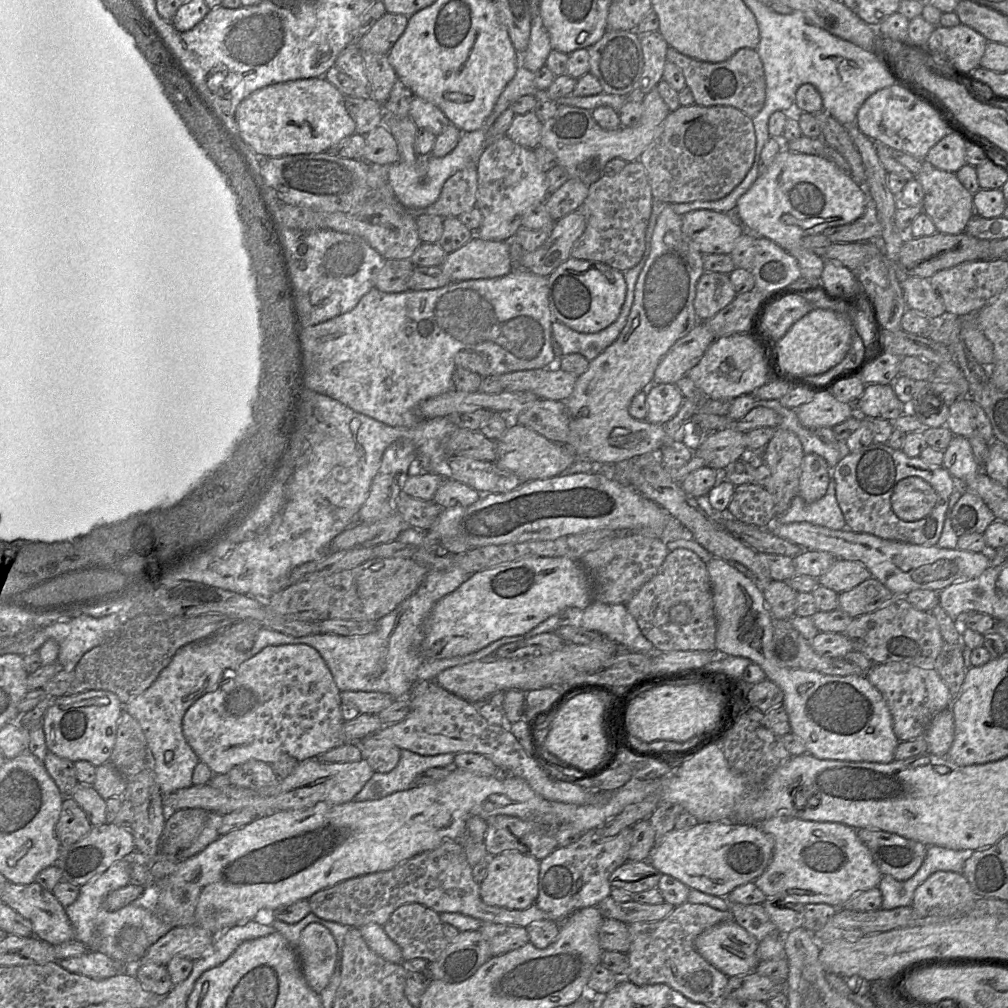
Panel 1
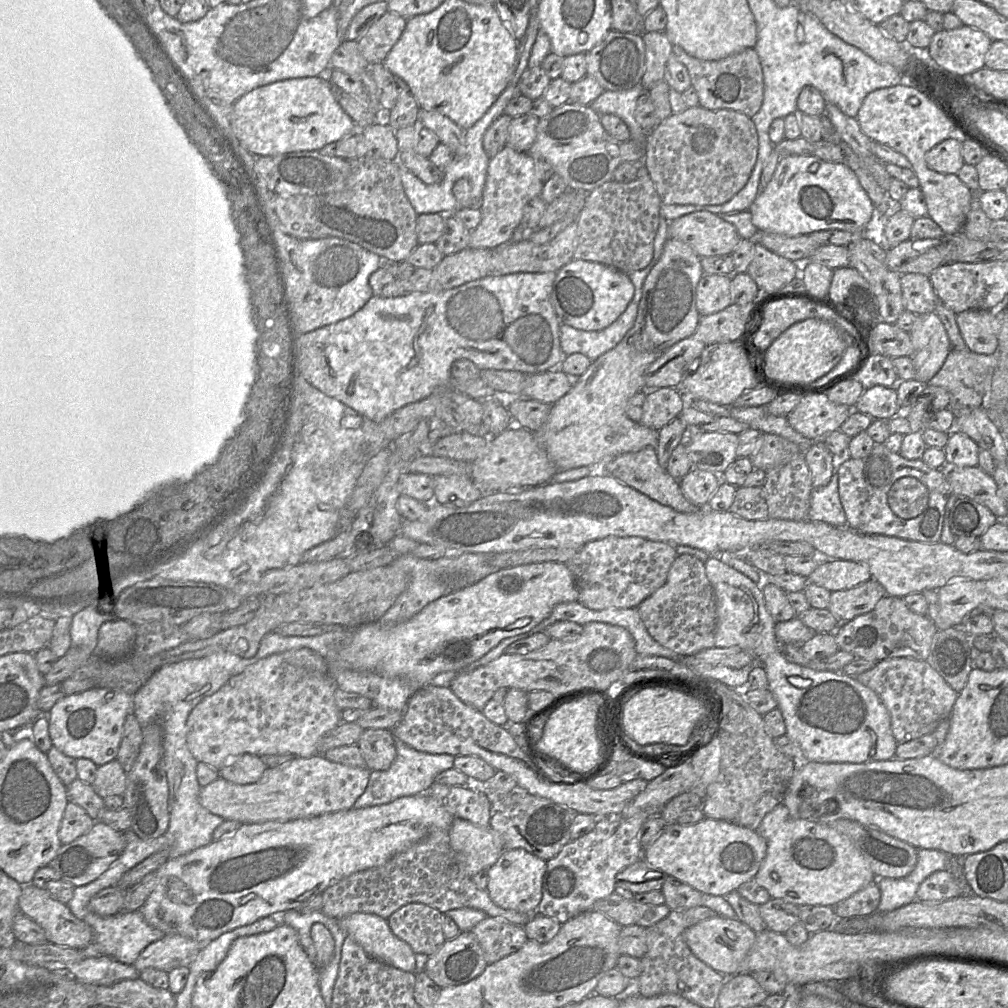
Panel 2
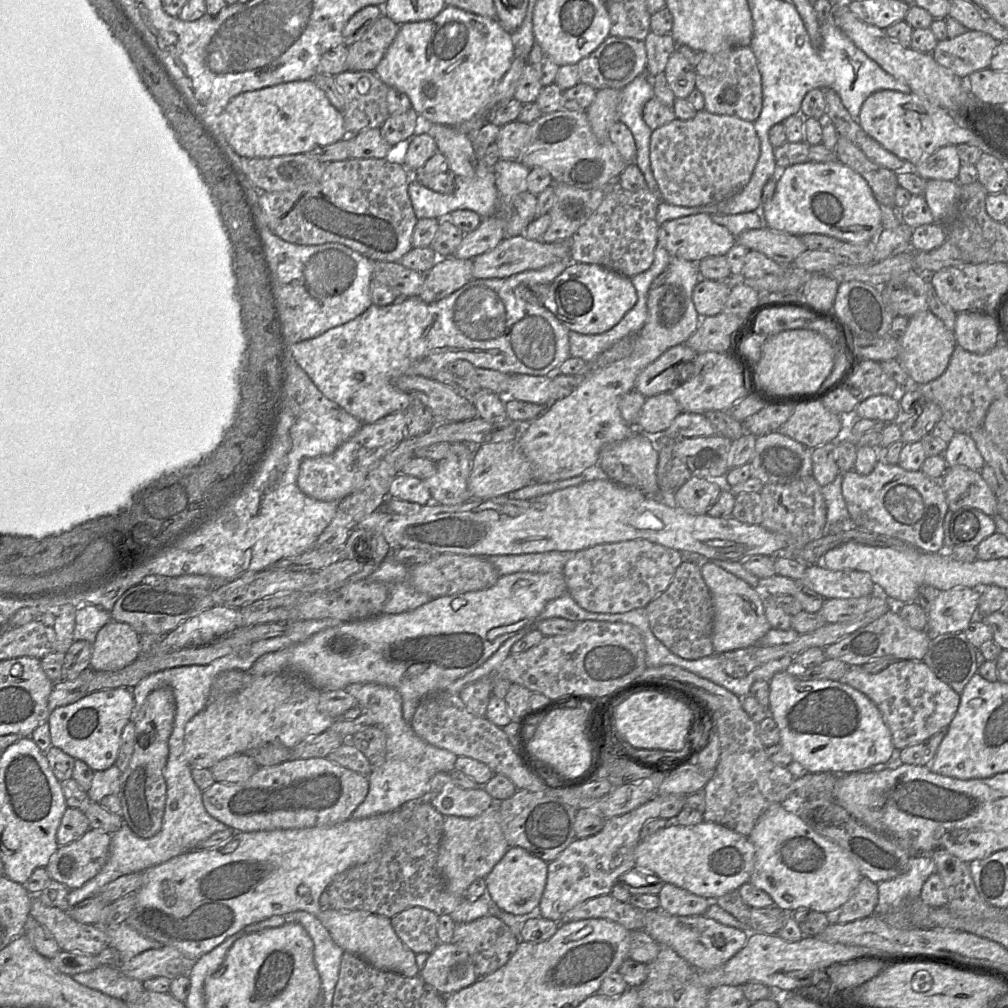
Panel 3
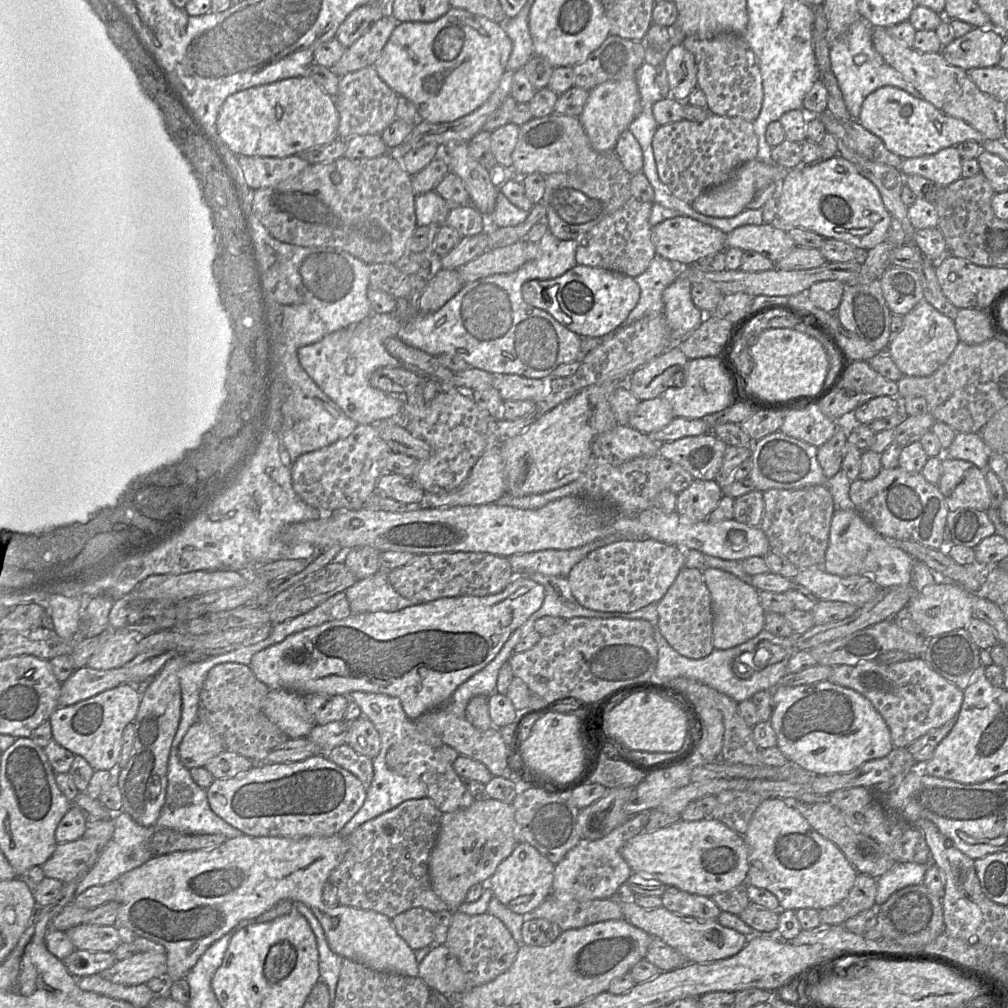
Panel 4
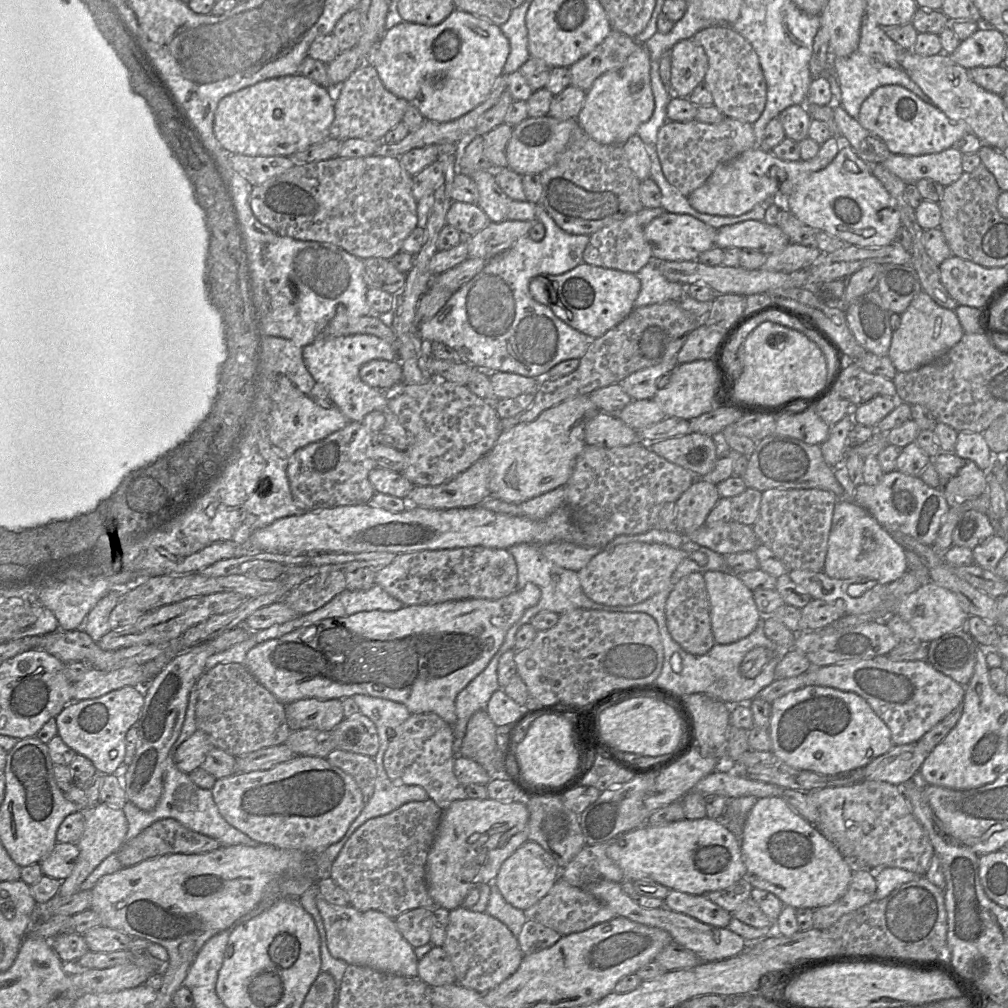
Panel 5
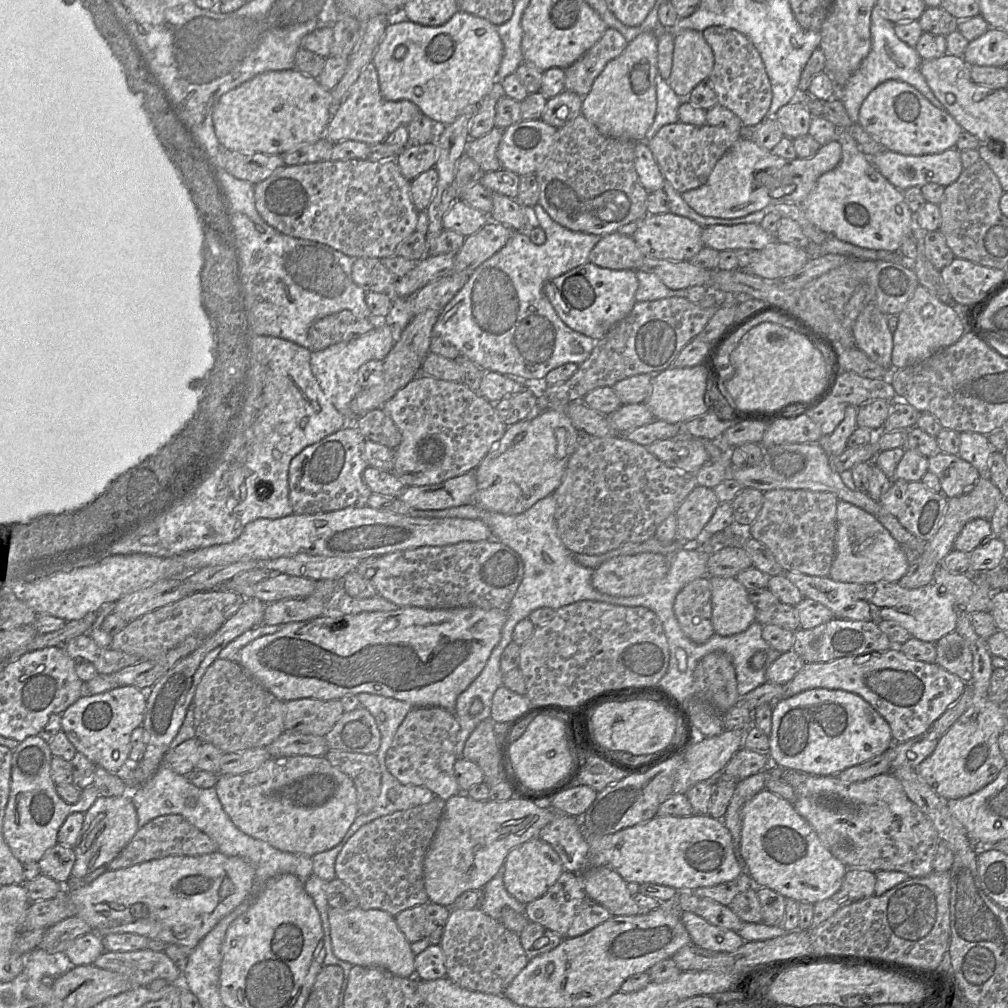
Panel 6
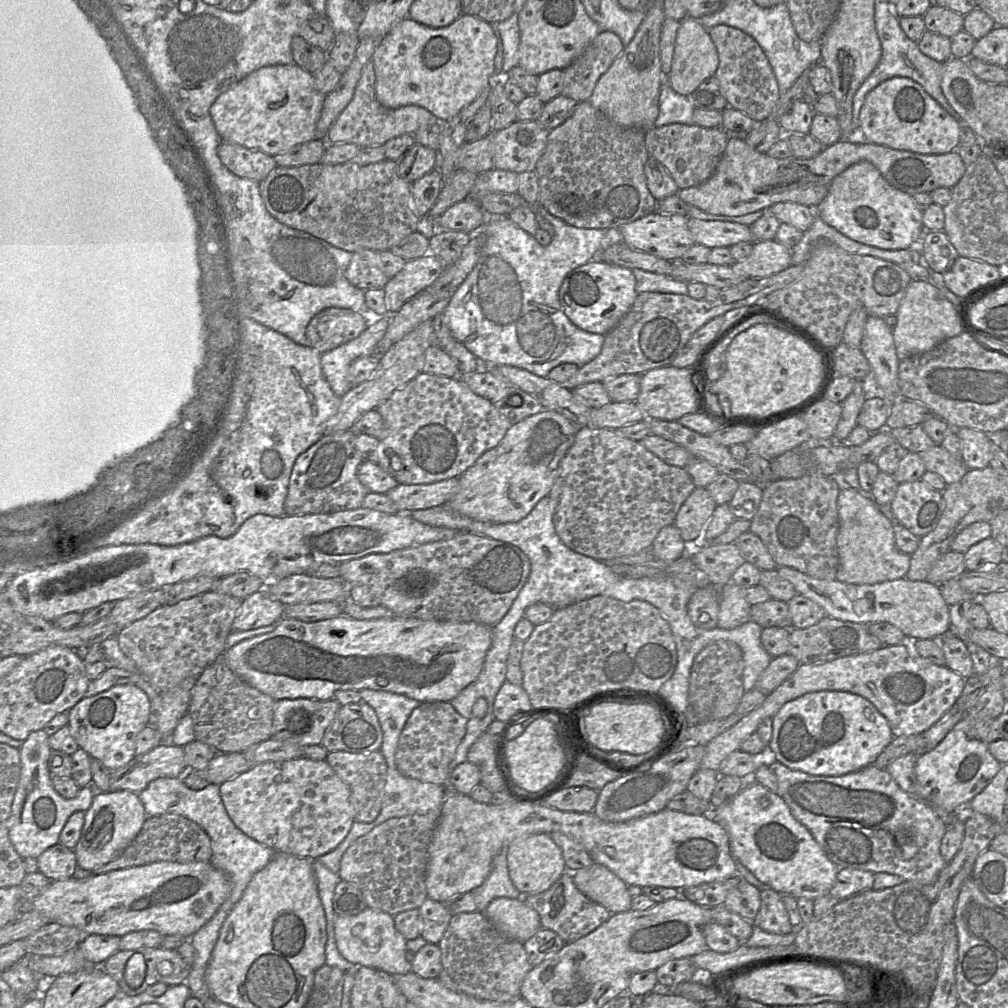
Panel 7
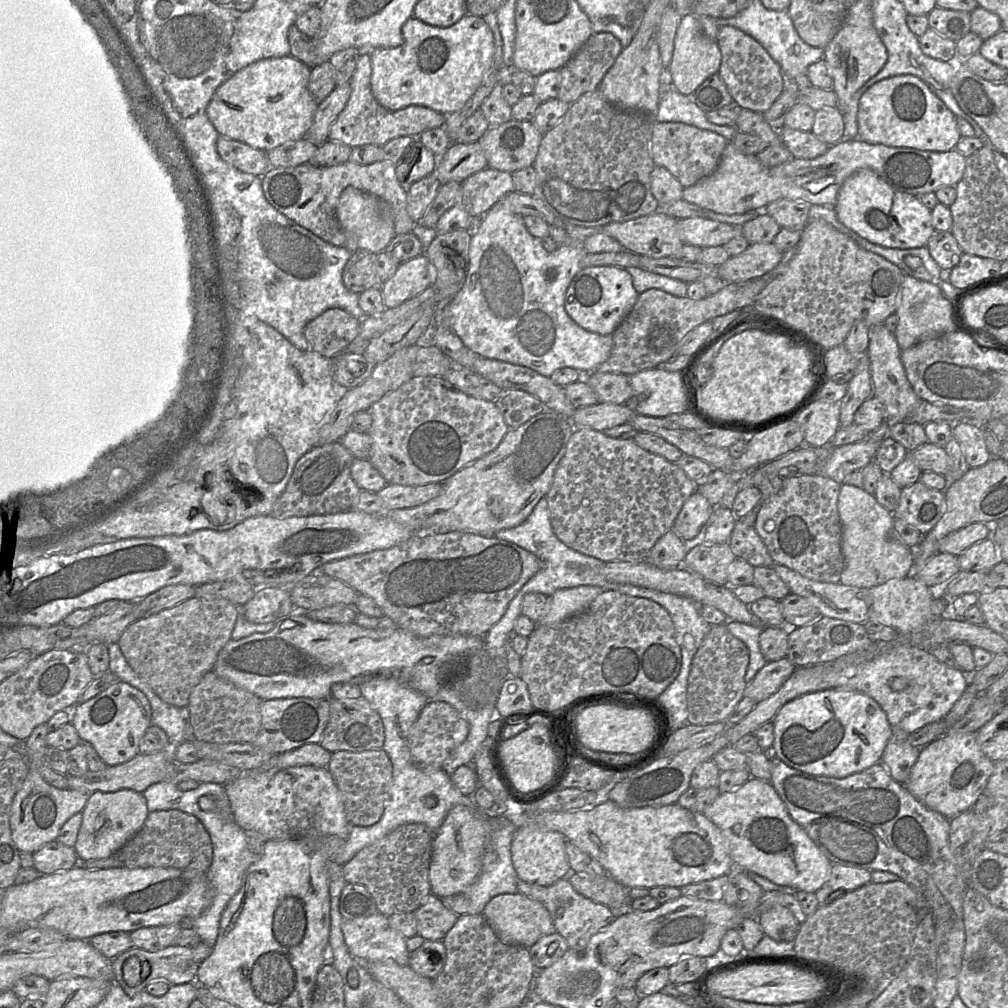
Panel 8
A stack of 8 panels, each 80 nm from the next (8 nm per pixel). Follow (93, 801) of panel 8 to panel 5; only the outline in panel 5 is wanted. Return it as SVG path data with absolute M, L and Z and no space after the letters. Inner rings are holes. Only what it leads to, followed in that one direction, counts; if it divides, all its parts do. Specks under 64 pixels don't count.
M98 802L92 808L79 812L84 812L86 821L84 832L82 833L82 836L77 843L79 848L79 856L72 874L67 879L63 880L61 883L58 892L59 896L69 897L73 895L75 892L77 892L82 882L95 870L95 868L109 855L117 853L126 843L128 822L123 809L117 809L105 803Z

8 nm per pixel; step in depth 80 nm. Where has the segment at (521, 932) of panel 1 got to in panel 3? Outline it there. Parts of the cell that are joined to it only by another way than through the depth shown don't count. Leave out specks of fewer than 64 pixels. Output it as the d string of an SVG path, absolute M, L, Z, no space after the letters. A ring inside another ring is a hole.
M487 915L468 923L456 923L453 933L453 943L465 949L471 956L479 977L489 975L503 965L517 951L520 938L496 915Z

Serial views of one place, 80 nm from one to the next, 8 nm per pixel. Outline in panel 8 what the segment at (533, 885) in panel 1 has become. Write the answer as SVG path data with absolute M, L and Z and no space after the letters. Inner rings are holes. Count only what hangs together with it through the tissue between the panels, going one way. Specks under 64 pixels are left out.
M521 826L511 842L511 860L518 879L540 886L550 886L571 873L565 846L567 839L559 832Z

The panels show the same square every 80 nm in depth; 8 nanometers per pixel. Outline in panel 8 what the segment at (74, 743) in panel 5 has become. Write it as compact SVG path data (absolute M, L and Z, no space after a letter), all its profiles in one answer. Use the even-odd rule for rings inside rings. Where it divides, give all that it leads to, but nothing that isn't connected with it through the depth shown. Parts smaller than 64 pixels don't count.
M117 681L92 699L76 704L71 709L71 724L77 730L81 743L91 744L101 760L107 766L116 766L128 762L139 754L139 742L147 729L152 725L152 710L146 696L133 686Z

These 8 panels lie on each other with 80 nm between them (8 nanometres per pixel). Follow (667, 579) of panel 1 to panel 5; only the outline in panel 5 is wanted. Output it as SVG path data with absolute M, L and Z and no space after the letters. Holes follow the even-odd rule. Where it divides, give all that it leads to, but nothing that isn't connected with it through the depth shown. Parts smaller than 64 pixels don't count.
M690 573L674 585L666 601L665 615L671 637L685 652L702 656L714 646L709 596L702 573Z

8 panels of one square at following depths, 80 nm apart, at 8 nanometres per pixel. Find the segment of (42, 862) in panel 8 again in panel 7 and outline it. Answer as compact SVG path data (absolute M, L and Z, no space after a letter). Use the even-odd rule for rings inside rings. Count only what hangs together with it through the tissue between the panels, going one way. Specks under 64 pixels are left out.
M60 842L45 850L37 862L38 871L51 881L70 879L77 866L74 850Z

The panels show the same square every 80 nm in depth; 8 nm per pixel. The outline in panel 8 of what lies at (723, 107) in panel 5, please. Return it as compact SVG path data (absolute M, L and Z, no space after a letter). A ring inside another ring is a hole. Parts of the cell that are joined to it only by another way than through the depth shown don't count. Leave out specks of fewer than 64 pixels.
M731 25L720 26L716 42L721 51L718 74L734 103L740 108L763 114L784 89L784 75L779 64L757 40Z

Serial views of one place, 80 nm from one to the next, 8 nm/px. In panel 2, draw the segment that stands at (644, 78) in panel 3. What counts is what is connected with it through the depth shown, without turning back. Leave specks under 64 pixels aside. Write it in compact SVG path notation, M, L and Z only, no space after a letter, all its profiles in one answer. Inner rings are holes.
M640 83L629 90L604 91L589 106L599 115L614 114L618 116L628 126L631 139L645 144L648 132L637 123L634 117L637 100L645 92L647 91Z

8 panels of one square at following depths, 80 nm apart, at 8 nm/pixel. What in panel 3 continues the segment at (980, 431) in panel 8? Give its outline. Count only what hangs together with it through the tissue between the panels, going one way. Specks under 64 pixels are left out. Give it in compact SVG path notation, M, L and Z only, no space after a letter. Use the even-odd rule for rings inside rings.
M956 432L943 453L948 467L964 465L980 471L986 464L975 441L969 433Z

